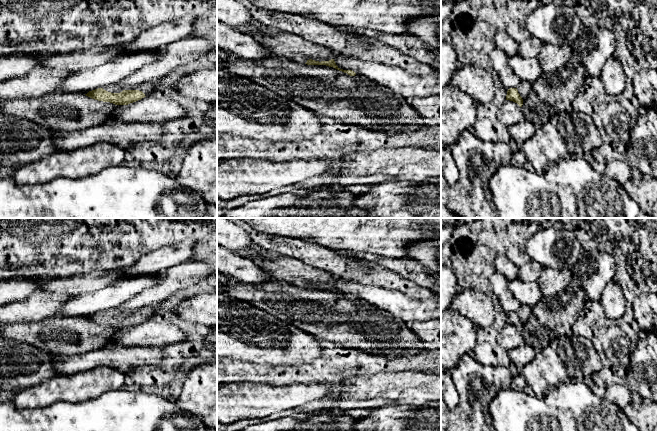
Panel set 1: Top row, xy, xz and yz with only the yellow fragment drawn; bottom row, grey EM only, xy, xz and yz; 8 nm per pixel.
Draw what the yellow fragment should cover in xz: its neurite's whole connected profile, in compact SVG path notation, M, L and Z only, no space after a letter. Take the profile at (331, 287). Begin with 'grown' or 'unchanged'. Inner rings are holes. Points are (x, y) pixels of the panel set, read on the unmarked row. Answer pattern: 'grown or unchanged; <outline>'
grown; M244 250L238 251L238 253L244 257L251 258L256 265L271 273L278 281L283 281L285 283L290 283L307 289L326 289L347 297L350 300L356 299L356 297L352 294L340 293L333 283L336 276L328 271L311 267L301 261L272 251L263 250L257 253L252 250Z

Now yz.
grown; M521 305L517 312L508 313L506 324L513 325L522 331L523 325L529 321L531 313L532 308L530 306Z

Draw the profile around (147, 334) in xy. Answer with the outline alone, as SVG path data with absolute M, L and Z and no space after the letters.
M146 320L128 329L117 329L107 347L92 350L84 354L58 356L52 364L57 372L65 376L70 376L97 366L106 366L126 374L136 366L158 365L163 359L161 346L184 342L186 339L186 333L175 321L160 323Z

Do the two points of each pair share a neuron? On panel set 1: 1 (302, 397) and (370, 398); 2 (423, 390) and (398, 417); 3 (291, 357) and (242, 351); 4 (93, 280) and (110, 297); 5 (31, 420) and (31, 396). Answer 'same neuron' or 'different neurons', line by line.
1: different neurons
2: different neurons
3: same neuron
4: different neurons
5: different neurons

